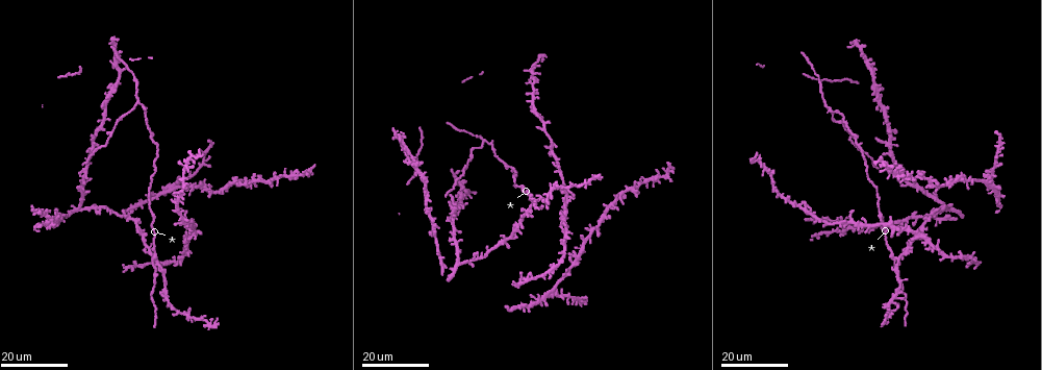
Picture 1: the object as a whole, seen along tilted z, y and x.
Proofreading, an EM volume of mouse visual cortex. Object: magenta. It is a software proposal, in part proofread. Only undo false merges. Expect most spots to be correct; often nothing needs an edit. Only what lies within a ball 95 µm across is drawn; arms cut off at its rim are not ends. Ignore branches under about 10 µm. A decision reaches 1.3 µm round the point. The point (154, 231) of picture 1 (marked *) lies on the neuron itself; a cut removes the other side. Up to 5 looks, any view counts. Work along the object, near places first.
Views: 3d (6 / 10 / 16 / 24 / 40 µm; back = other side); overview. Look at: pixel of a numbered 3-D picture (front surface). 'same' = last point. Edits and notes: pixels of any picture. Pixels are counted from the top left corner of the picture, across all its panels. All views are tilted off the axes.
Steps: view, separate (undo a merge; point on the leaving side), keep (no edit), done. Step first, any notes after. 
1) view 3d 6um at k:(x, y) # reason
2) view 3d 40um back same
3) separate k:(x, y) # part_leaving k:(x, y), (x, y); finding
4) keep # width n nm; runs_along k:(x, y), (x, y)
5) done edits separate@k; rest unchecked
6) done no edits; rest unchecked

view 3d 16um at 1:(907, 249) # small branch off a trunk

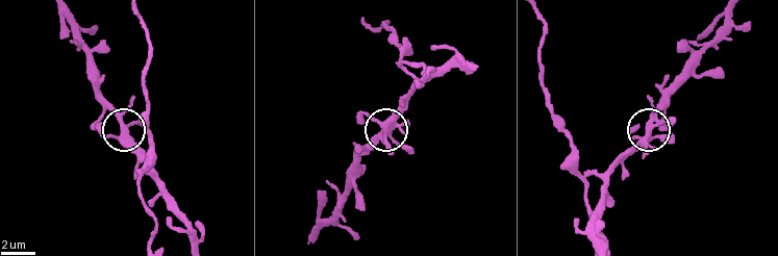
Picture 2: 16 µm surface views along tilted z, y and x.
view 3d 6um at 2:(657, 123)

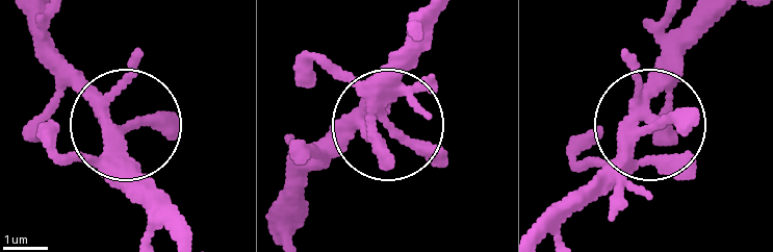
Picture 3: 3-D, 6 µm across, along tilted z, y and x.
keep # width 310 nm; one neuron here

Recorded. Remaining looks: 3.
view 3d 16um at 1:(894, 258) # arms part here

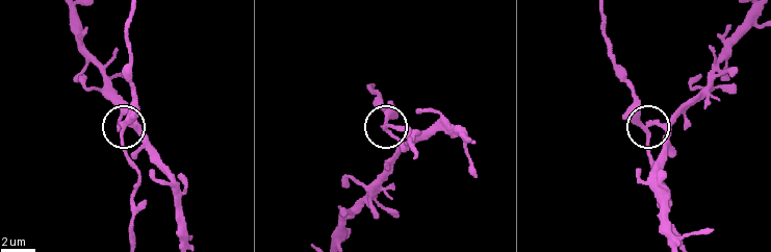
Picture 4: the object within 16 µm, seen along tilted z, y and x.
view 3d 10um at 4:(648, 123)

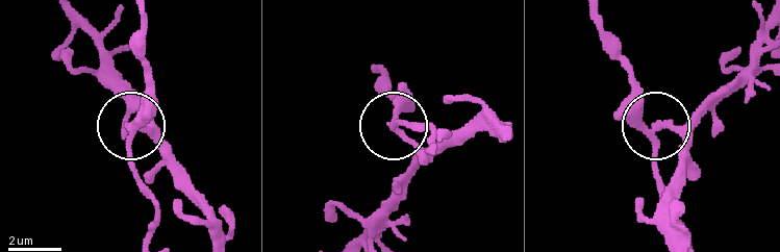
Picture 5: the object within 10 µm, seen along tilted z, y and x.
keep # arms 3; runs_along 5:(590, 17), (655, 131), (656, 190); one neuron here

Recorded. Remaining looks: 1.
done no edits; rest unchecked

